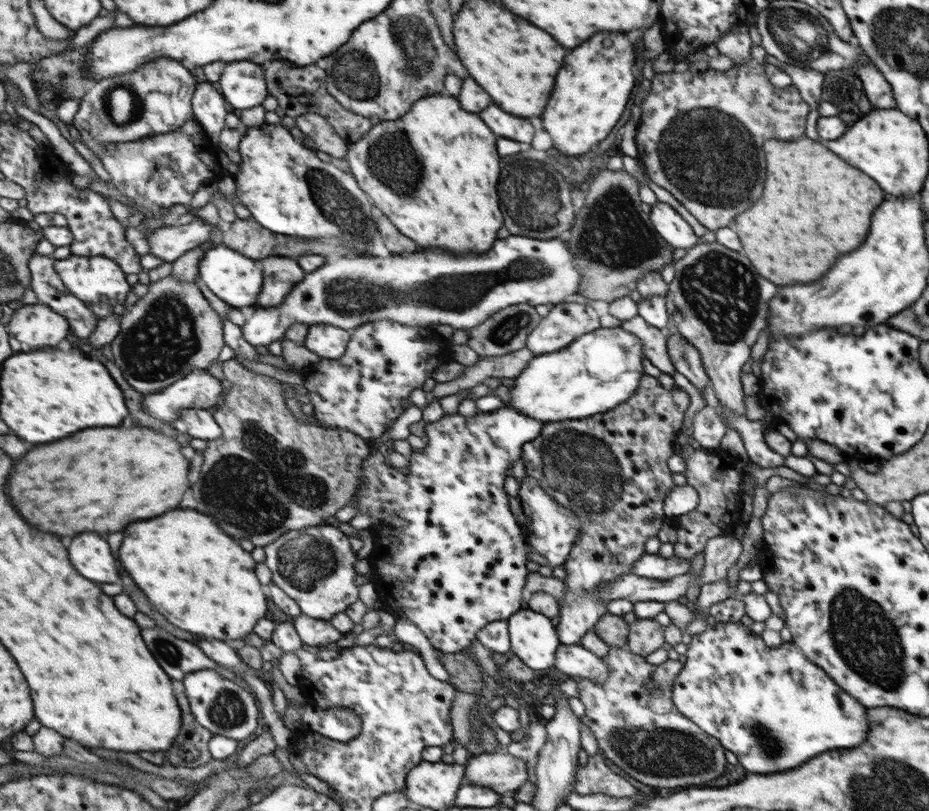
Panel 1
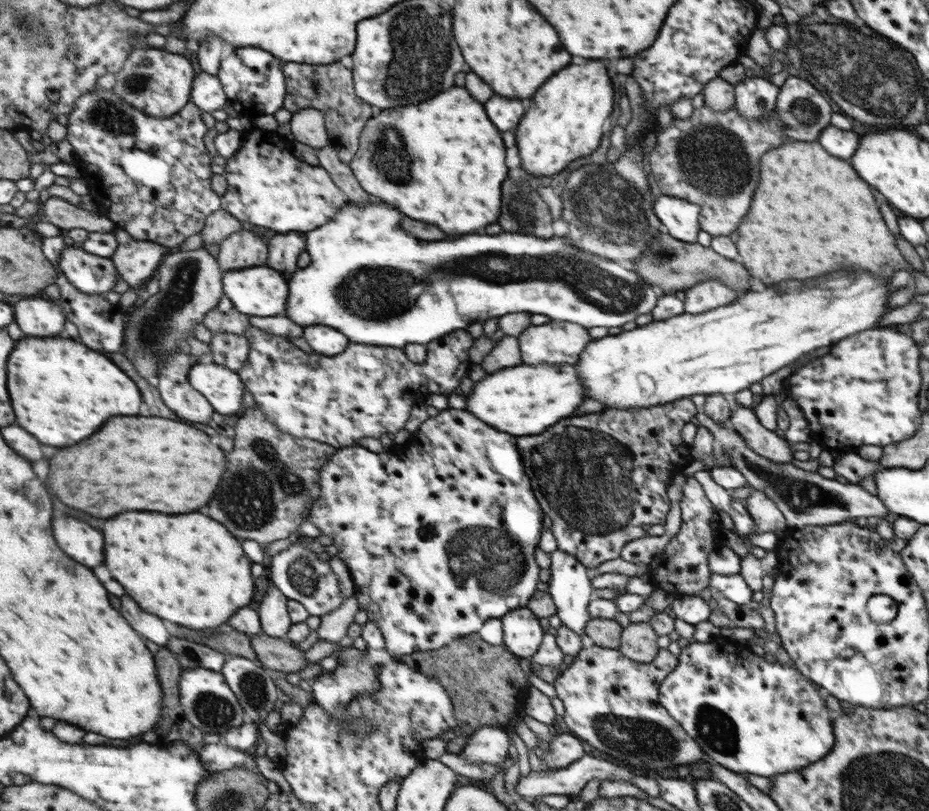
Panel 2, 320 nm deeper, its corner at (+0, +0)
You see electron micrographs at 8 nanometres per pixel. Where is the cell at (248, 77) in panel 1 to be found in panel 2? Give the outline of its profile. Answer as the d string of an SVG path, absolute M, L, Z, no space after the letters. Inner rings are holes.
M248 46L231 49L226 53L217 74L229 97L228 109L251 119L265 116L265 114L274 115L275 112L281 110L289 95L284 67L283 60L259 47Z

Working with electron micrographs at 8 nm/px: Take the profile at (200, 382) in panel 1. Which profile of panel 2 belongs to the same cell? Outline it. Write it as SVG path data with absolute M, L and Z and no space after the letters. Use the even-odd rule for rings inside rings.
M203 360L190 370L190 383L199 389L214 406L217 413L227 420L236 418L243 412L243 394L246 384L238 371Z

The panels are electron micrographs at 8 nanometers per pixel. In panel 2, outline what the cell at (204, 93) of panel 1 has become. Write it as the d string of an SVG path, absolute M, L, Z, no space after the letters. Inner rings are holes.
M201 70L195 78L191 100L205 112L217 109L228 109L229 97L224 91L222 80L218 75L212 75Z

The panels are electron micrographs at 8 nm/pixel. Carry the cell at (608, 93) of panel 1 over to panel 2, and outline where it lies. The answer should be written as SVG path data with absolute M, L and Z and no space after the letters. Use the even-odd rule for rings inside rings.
M589 60L583 66L571 64L567 70L561 70L529 100L527 114L523 114L523 122L519 122L519 130L515 130L515 144L521 160L521 168L533 176L549 176L565 169L569 163L594 152L599 146L599 140L606 135L603 122L609 118L613 110L613 88L607 78L605 66L597 60Z

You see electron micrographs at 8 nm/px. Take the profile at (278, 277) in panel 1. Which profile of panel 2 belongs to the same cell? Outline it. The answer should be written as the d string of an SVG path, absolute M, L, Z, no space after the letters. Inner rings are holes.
M277 234L269 246L271 252L267 266L278 271L283 270L283 274L287 274L286 277L290 280L300 270L298 260L301 252L305 252L305 246L307 234Z

